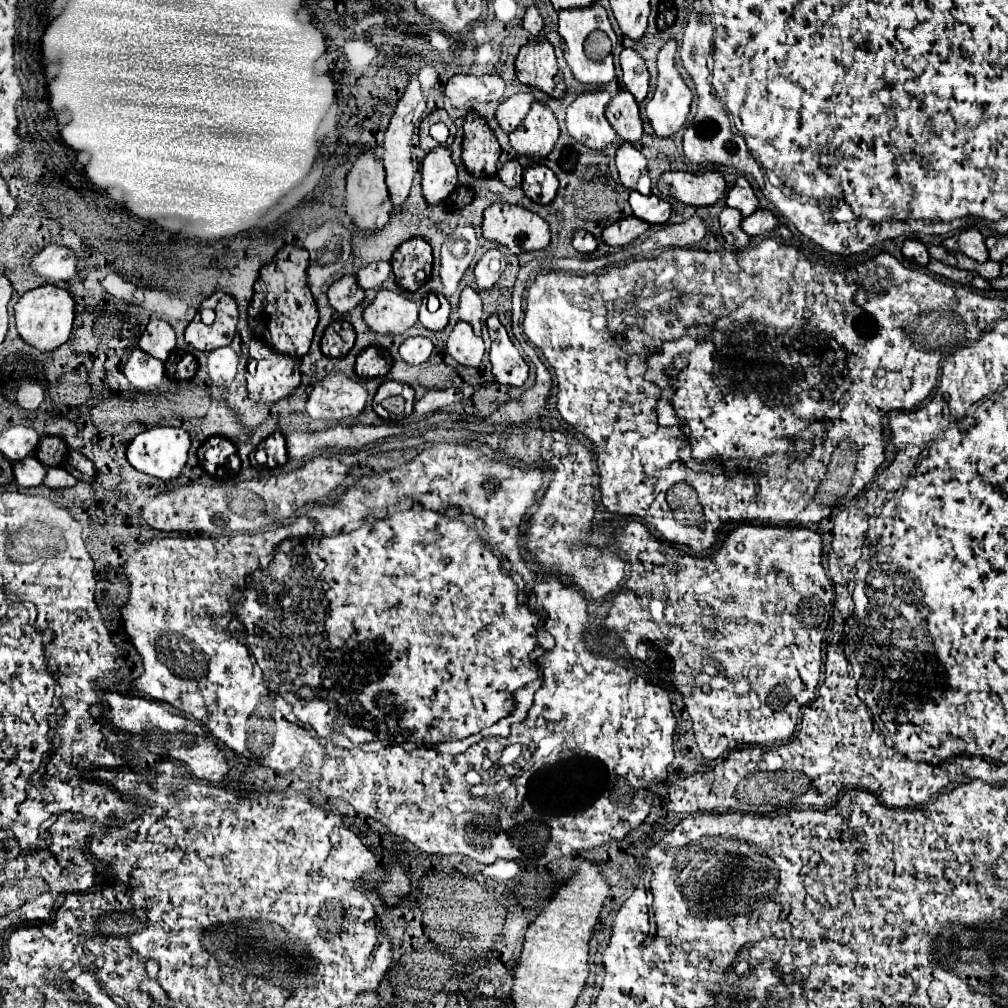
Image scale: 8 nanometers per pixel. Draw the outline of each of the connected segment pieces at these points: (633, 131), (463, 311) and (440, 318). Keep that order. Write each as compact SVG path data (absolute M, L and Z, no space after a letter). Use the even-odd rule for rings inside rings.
M628 90L618 92L610 100L606 108L606 118L620 136L620 140L634 144L642 138L642 120L638 114L638 102Z
M466 286L460 294L460 306L458 306L458 316L460 320L472 324L476 336L480 336L480 316L482 316L482 300L480 300L480 294Z
M438 294L438 298L440 298L440 308L436 312L428 312L426 298L422 300L422 306L420 306L420 322L428 330L434 330L434 332L444 330L446 324L448 324L448 316L450 316L450 304L448 304L448 300L442 294Z

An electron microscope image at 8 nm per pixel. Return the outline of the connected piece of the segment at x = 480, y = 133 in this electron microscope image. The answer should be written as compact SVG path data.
M470 110L464 118L464 142L462 142L462 158L474 176L494 176L496 162L500 158L500 144L486 124L474 110Z

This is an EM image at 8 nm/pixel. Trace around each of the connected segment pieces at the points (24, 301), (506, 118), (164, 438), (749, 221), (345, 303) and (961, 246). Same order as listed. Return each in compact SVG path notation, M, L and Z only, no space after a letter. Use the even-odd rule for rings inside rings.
M44 284L44 286L38 286L34 290L28 290L18 300L18 304L14 306L18 334L30 346L34 346L40 352L56 350L58 346L62 346L70 338L72 324L74 324L74 314L76 314L74 304L76 302L74 302L74 298L72 298L72 294L68 290L58 288L58 286L52 286L52 284Z
M514 94L514 96L506 98L504 102L500 102L500 106L496 110L496 120L498 120L500 128L506 134L510 134L512 130L516 130L518 124L528 114L532 102L534 102L532 94Z
M156 426L138 434L128 446L128 462L154 478L180 476L190 448L190 436L182 428Z
M758 208L748 218L742 218L742 230L748 236L758 236L758 234L772 232L776 226L778 226L778 218L766 208Z
M348 274L328 288L328 300L336 312L344 314L364 300L364 288L360 288L354 274Z
M968 228L958 234L958 250L976 262L988 260L988 248L984 244L984 236L976 228Z

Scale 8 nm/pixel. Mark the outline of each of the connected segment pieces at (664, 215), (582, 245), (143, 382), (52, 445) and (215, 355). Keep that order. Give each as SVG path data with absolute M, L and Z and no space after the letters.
M630 192L630 208L632 208L632 214L648 224L664 224L668 218L670 218L670 204L664 202L662 198L650 194L650 196L644 196L640 192Z
M576 230L574 236L572 236L572 246L574 246L578 252L582 252L582 254L590 254L590 252L596 250L598 242L596 242L596 238L594 238L590 232L586 232L586 230Z
M134 348L124 366L124 374L138 390L154 388L164 380L164 362L148 356L146 352L140 352L140 348Z
M42 436L40 444L34 450L34 456L44 466L60 466L64 462L64 454L68 452L68 446L58 436Z
M230 346L216 348L208 356L208 374L212 382L220 388L226 388L228 384L232 384L236 366L238 366L238 354Z

